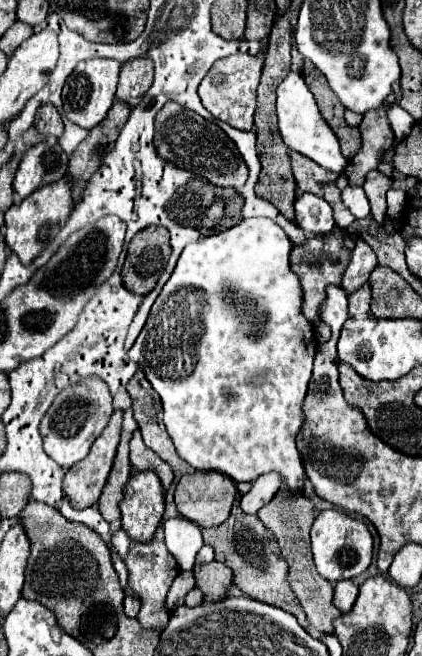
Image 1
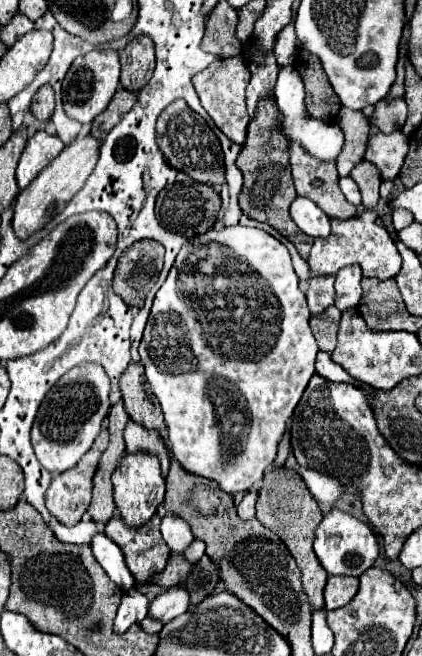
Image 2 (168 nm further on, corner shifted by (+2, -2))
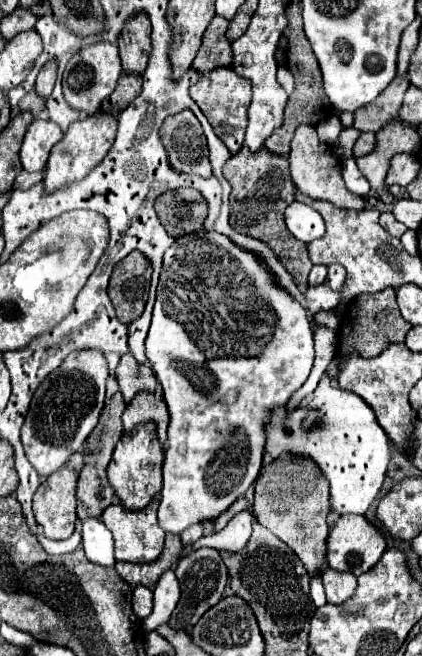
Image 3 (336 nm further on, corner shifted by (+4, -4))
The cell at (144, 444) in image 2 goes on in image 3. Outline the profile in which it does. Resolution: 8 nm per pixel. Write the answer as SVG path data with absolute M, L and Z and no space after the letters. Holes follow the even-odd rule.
M137 394L133 402L127 404L123 412L123 428L125 432L133 430L133 426L141 422L153 420L157 424L157 436L161 444L167 442L167 426L169 426L169 412L161 394Z

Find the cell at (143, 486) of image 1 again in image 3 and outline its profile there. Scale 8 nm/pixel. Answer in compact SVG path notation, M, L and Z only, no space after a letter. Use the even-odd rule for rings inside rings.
M145 422L141 426L135 426L129 434L123 434L123 438L117 442L117 448L113 452L113 460L109 462L109 468L107 468L109 482L115 488L117 498L129 510L145 508L145 504L149 504L161 490L163 448L155 436L157 436L157 432L153 430L153 422Z

